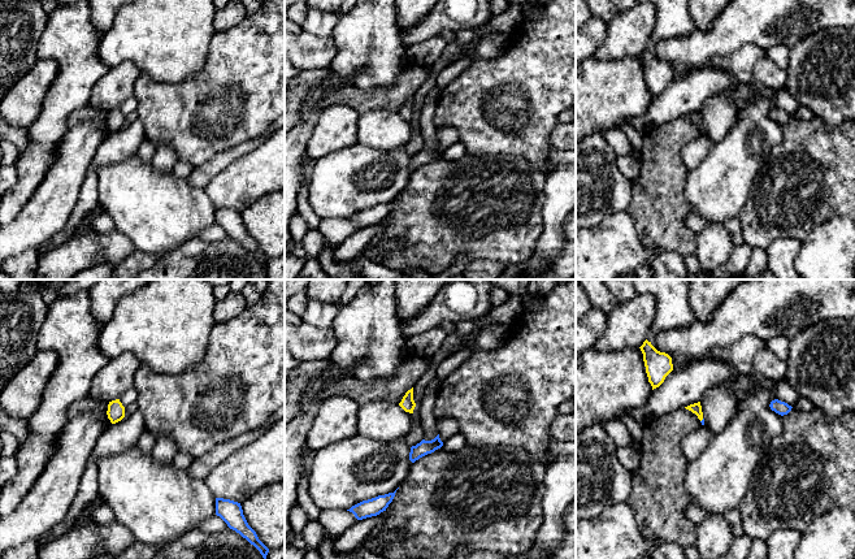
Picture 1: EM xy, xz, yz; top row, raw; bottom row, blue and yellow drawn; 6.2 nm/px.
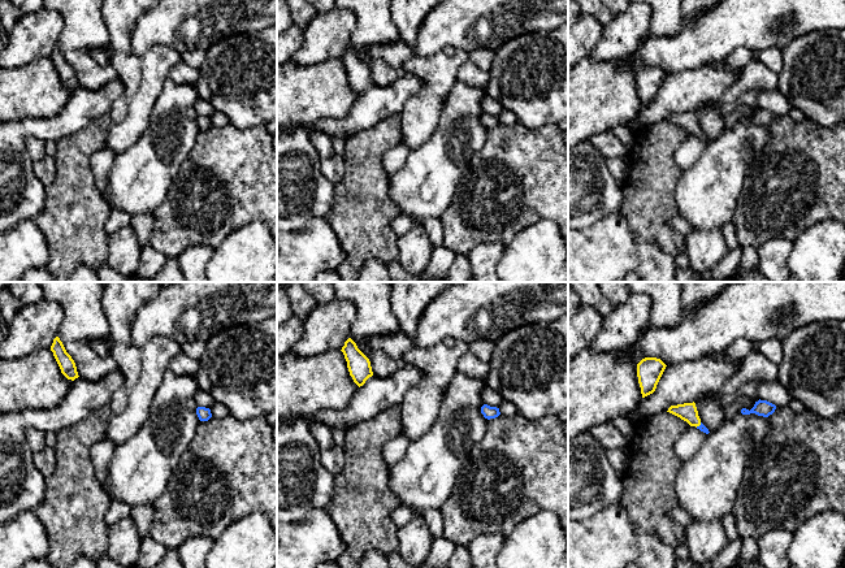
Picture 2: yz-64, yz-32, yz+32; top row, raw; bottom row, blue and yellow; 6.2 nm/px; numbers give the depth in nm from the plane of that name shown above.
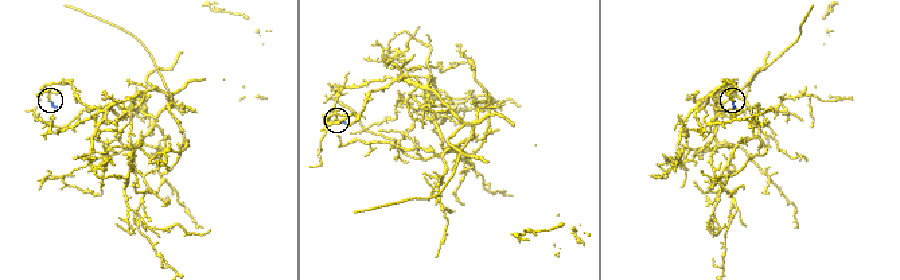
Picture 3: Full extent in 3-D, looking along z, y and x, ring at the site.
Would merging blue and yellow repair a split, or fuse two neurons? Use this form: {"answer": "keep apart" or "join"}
{"answer": "join"}

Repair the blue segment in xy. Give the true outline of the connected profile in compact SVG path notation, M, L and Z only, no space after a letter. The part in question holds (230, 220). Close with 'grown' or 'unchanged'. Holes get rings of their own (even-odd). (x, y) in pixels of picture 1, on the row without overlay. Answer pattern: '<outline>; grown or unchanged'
M216 207L216 224L220 225L230 238L235 239L253 254L262 266L266 268L269 257L259 248L256 240L248 234L240 212L230 208Z; unchanged

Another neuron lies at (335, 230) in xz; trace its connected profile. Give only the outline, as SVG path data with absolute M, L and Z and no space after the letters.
M322 218L318 226L318 231L334 247L339 246L357 230L352 221L342 218Z

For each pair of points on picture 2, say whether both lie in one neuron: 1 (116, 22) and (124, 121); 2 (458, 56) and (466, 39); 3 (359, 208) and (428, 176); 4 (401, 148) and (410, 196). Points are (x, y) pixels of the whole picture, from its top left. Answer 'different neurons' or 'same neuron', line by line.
1: same neuron
2: different neurons
3: different neurons
4: different neurons

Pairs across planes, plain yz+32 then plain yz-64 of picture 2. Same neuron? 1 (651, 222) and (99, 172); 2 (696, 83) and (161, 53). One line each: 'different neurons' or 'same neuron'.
1: different neurons
2: different neurons

